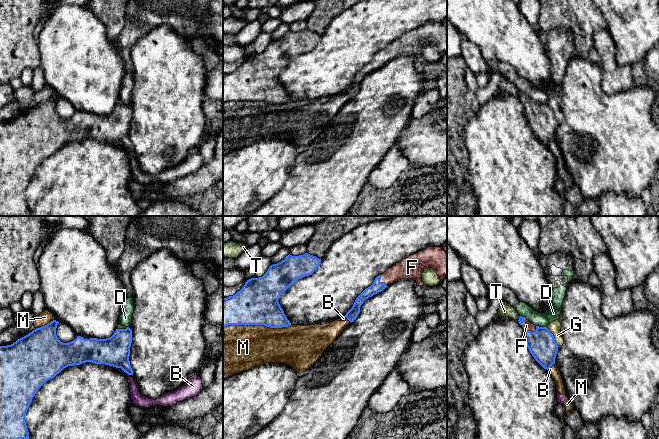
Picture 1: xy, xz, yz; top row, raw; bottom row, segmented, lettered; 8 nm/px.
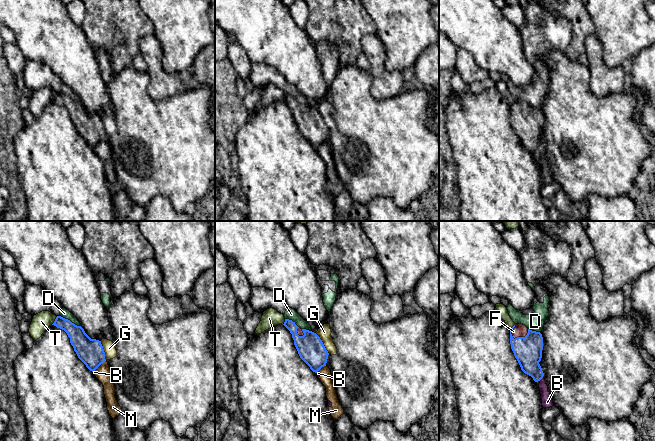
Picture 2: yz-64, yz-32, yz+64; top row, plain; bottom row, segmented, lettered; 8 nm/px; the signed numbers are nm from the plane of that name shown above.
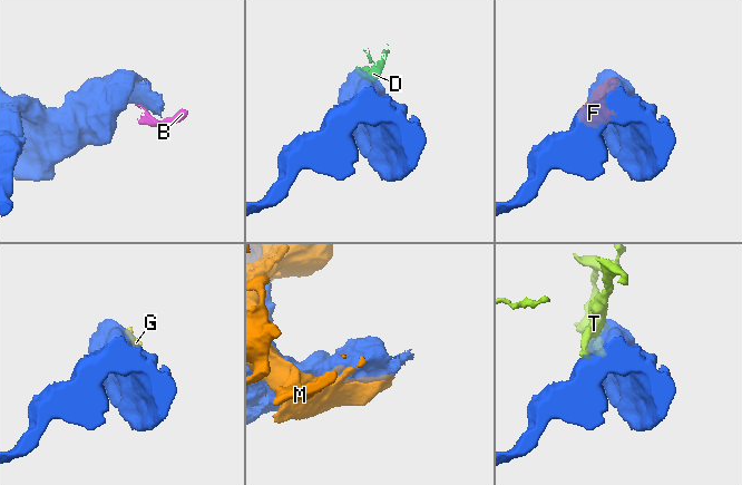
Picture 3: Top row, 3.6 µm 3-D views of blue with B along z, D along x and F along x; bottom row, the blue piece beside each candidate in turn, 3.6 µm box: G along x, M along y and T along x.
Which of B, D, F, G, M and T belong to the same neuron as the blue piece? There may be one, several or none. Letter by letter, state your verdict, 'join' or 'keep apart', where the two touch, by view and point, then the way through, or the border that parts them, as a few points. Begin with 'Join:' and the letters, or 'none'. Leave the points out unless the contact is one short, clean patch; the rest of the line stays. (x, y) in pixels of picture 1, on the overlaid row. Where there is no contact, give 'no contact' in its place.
Join: F
B: keep apart | xy (124, 371) | along xy (118, 367), (130, 375)
D: keep apart | yz (541, 327) | along yz (536, 325), (546, 327)
F: join | yz (530, 331)
G: keep apart | yz (553, 337) | along yz (546, 327), (558, 346)
M: keep apart | xz (256, 324)
T: keep apart | yz (519, 318)

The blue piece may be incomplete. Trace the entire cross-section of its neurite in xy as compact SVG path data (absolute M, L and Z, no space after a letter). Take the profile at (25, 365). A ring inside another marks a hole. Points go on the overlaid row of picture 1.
M53 320L45 326L36 328L11 345L0 346L0 439L29 439L25 416L34 395L45 382L54 378L68 366L92 362L121 368L128 375L133 375L129 361L132 343L132 330L129 327L116 329L114 334L106 339L84 339L81 336L77 336L75 340L63 343L56 335L58 324L58 321Z

